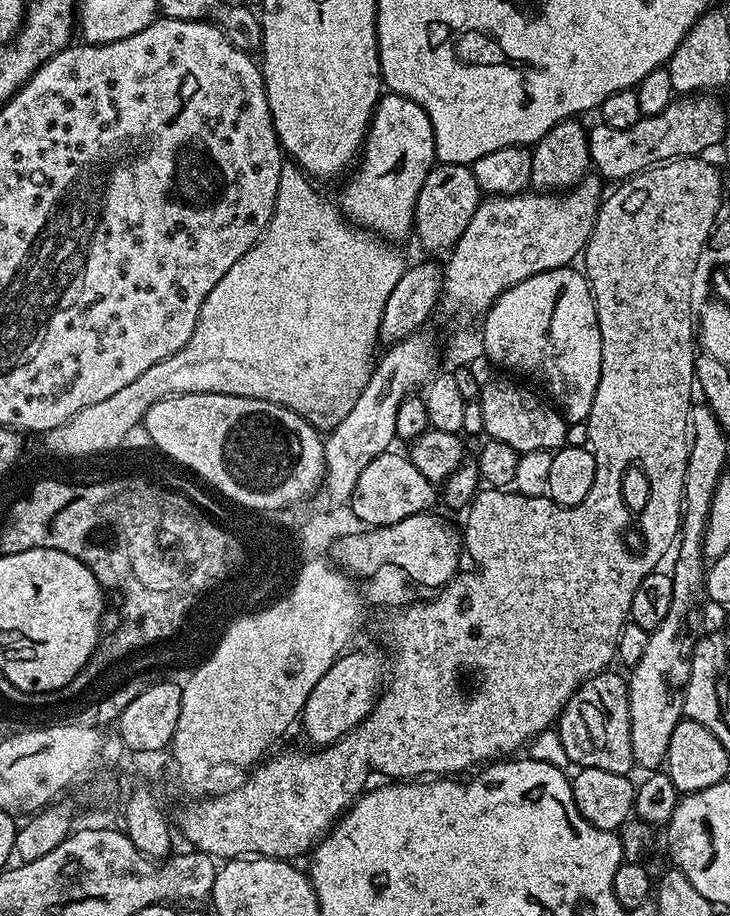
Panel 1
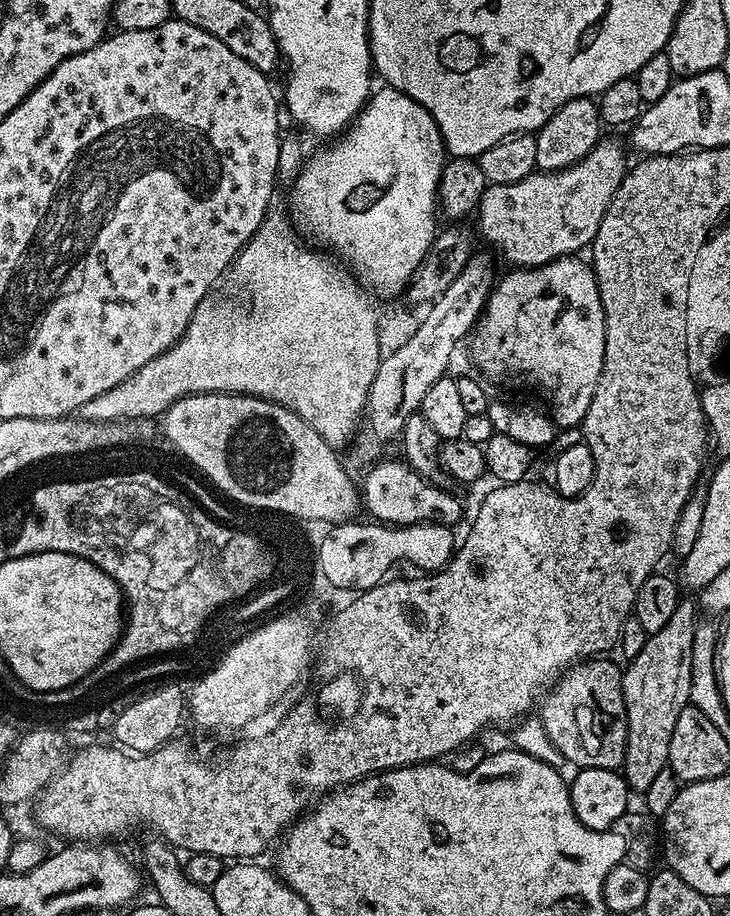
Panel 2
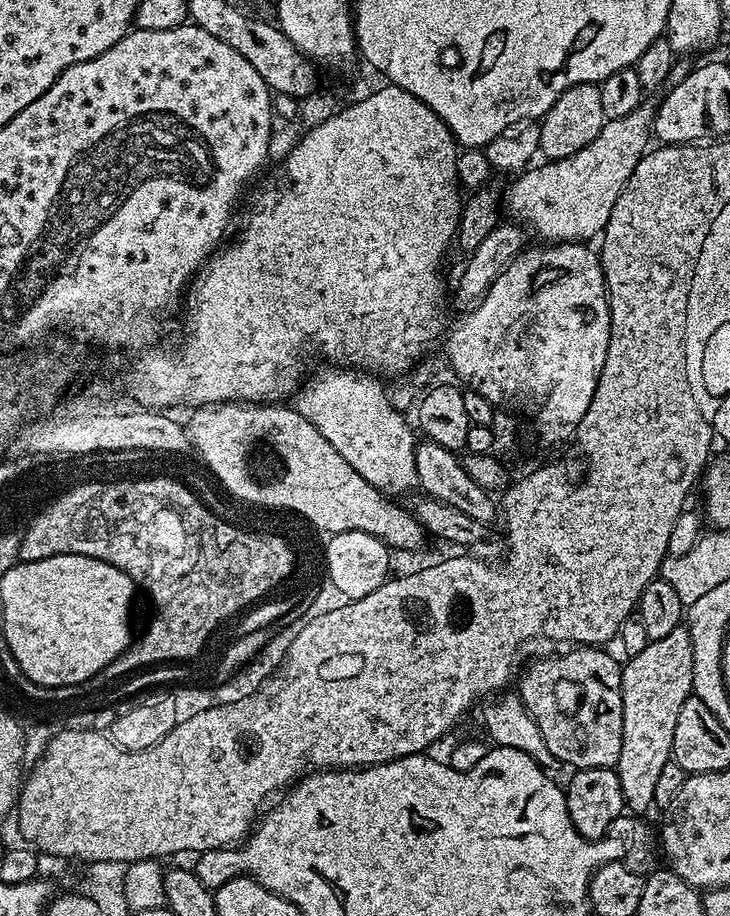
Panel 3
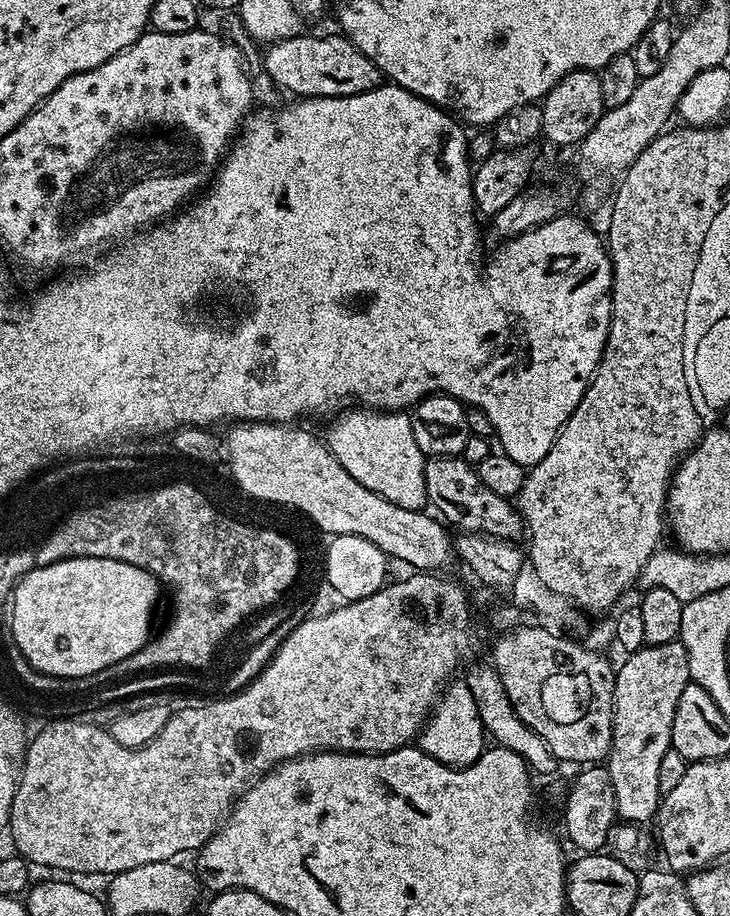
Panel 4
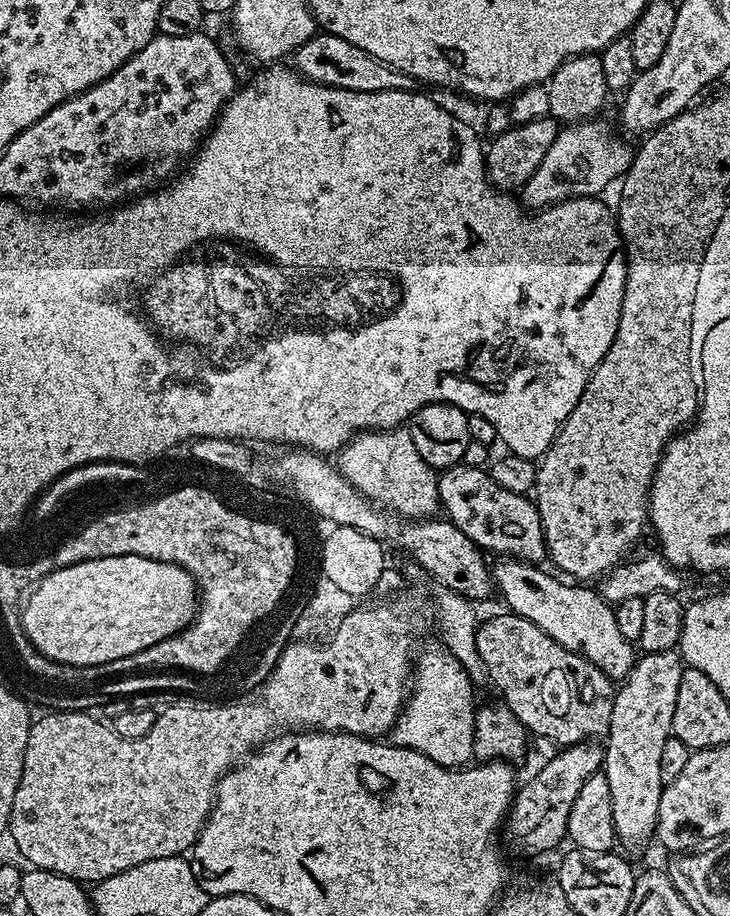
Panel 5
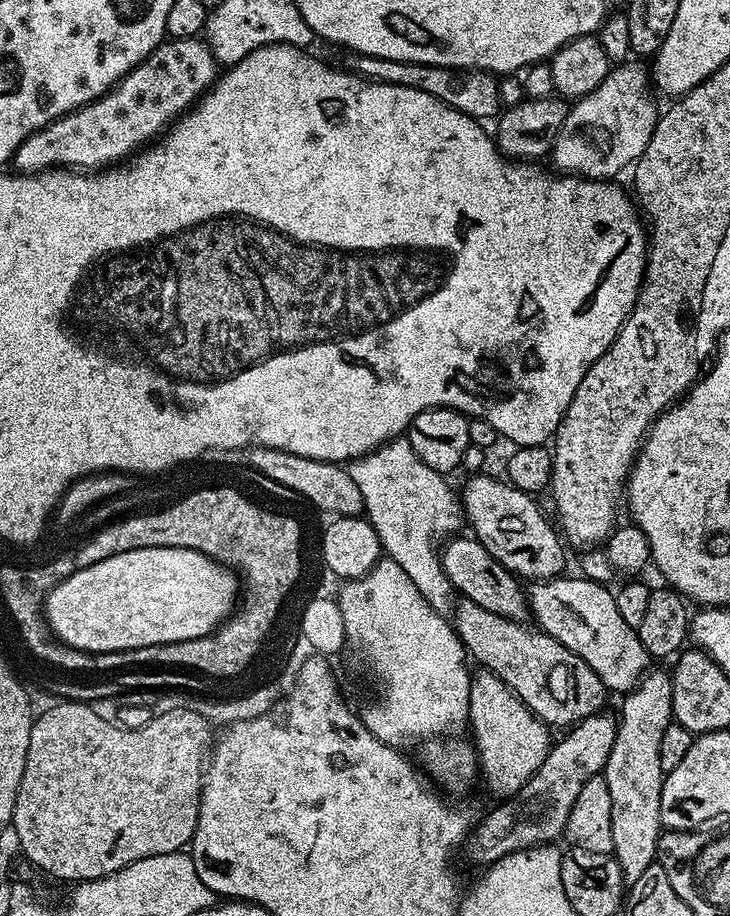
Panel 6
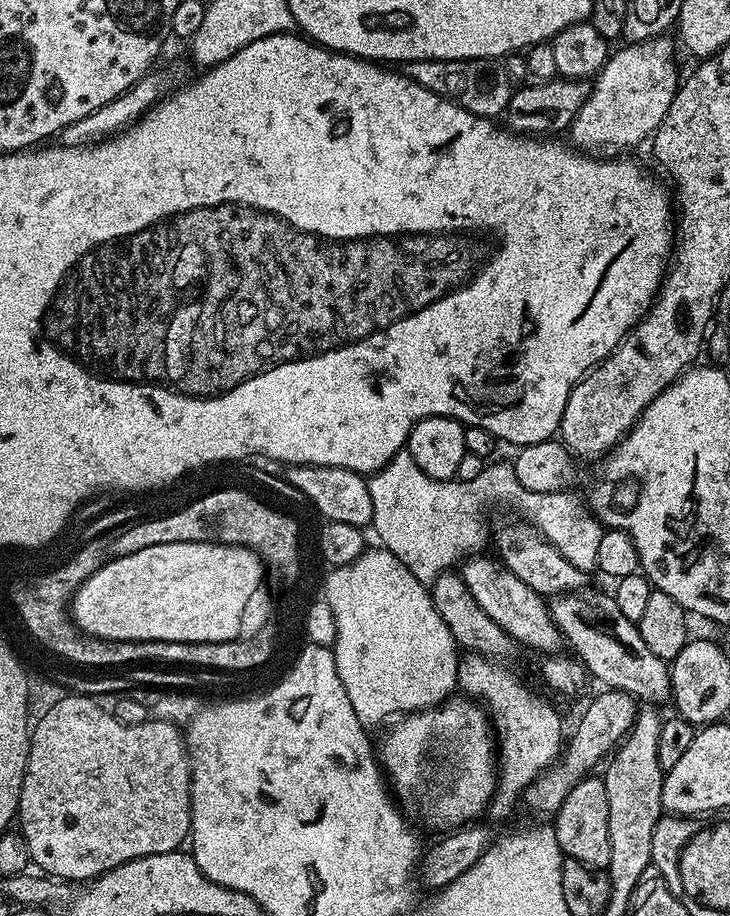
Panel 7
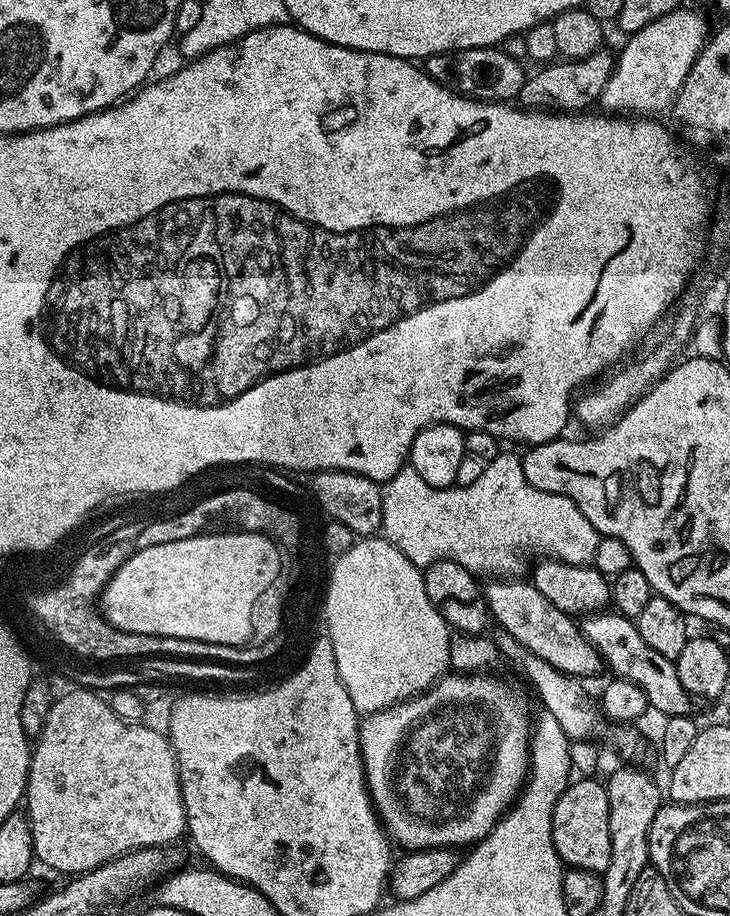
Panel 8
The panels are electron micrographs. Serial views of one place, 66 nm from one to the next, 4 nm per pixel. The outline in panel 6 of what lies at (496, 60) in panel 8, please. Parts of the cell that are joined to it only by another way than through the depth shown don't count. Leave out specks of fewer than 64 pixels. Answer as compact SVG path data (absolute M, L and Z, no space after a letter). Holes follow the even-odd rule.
M352 54L347 57L347 67L357 76L365 80L375 80L377 84L390 86L410 86L410 90L422 90L422 94L430 94L442 102L446 102L459 112L473 118L495 117L501 111L499 100L500 81L493 73L475 70L457 70L442 66L426 66L418 62L398 62L390 58L374 58Z

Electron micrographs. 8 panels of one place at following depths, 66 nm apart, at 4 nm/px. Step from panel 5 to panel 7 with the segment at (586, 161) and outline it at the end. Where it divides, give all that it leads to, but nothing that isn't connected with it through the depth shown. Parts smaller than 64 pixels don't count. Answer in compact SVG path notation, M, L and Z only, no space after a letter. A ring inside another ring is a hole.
M663 36L642 43L627 43L623 45L624 48L618 51L615 49L609 55L604 69L591 85L586 102L572 119L571 143L579 151L596 154L599 153L599 148L606 148L610 151L607 153L620 154L623 153L620 151L632 148L642 141L645 143L659 129L680 85L680 73L678 74L675 64L670 62L676 46L668 39L669 37Z

